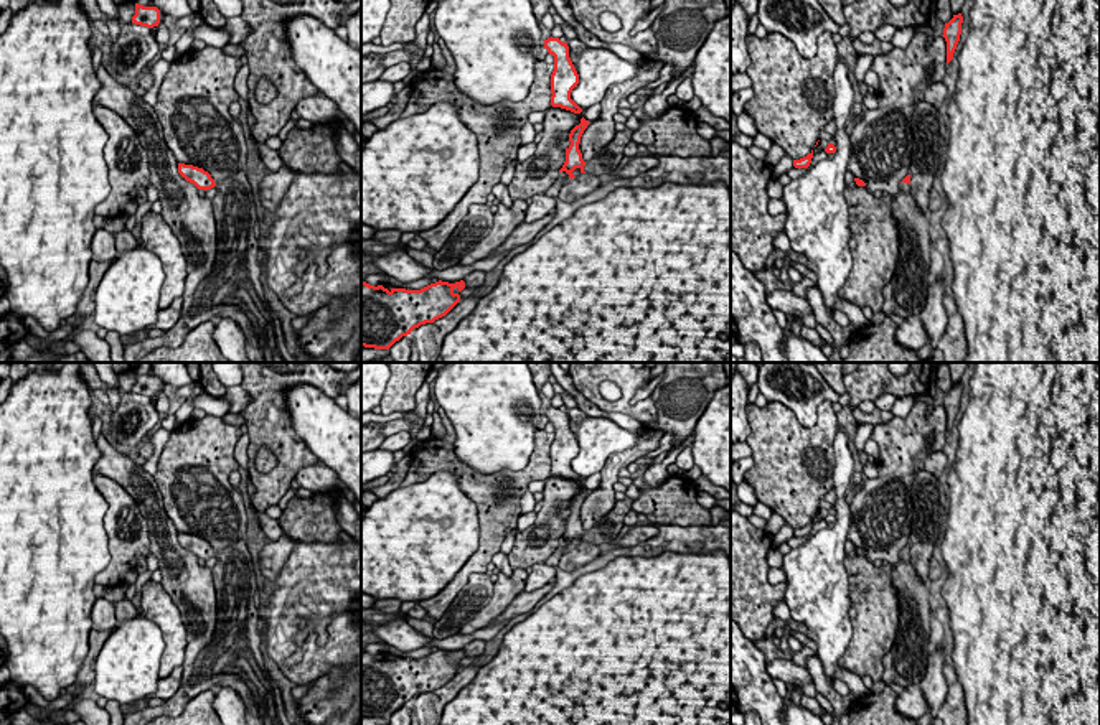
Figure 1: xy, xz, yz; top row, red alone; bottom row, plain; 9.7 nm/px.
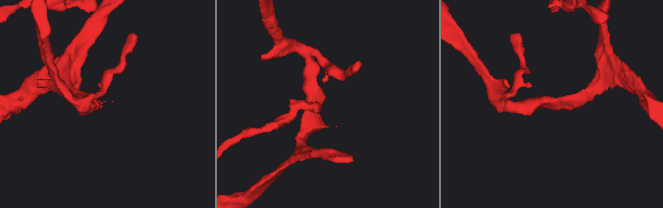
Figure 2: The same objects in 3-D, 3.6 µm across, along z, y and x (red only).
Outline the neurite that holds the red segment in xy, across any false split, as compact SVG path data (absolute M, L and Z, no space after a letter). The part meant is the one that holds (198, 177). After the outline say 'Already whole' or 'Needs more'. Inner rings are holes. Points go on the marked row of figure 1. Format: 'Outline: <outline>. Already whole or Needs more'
Outline: M178 163L178 173L190 183L193 183L198 189L211 189L216 186L214 180L203 168Z. Already whole

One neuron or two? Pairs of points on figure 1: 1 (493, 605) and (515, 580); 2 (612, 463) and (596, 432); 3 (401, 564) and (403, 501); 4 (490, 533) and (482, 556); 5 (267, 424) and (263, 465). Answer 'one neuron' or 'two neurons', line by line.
1: one neuron
2: two neurons
3: one neuron
4: one neuron
5: two neurons

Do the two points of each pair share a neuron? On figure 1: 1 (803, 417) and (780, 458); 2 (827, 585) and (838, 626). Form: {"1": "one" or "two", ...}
{"1": "two", "2": "one"}

